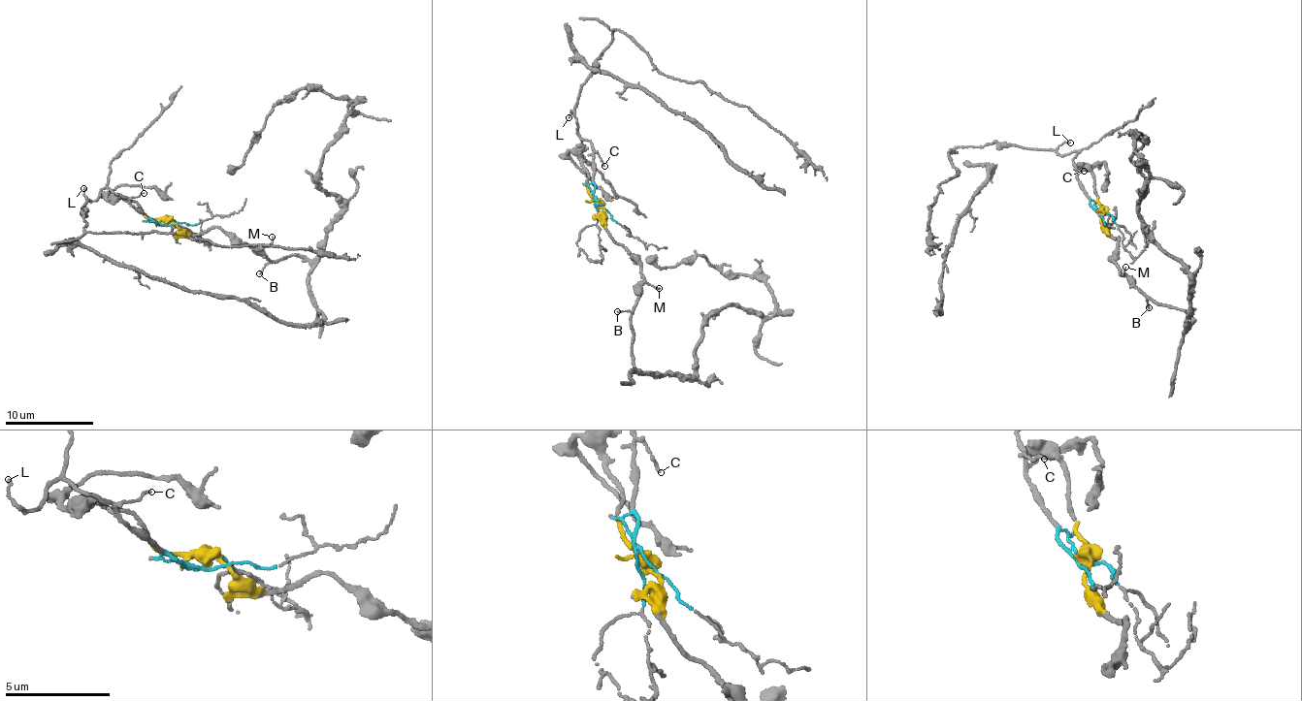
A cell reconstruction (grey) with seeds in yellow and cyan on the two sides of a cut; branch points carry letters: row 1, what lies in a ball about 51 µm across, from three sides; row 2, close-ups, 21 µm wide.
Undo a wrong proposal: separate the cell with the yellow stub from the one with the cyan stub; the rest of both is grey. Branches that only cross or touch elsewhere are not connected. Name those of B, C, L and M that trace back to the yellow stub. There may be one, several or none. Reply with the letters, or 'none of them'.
B, M

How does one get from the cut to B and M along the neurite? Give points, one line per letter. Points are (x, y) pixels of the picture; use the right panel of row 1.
B: (1102, 215), (1109, 236), (1118, 238), (1113, 256), (1149, 308)
M: (1102, 215), (1109, 236), (1118, 238), (1113, 256), (1122, 275), (1125, 266)

